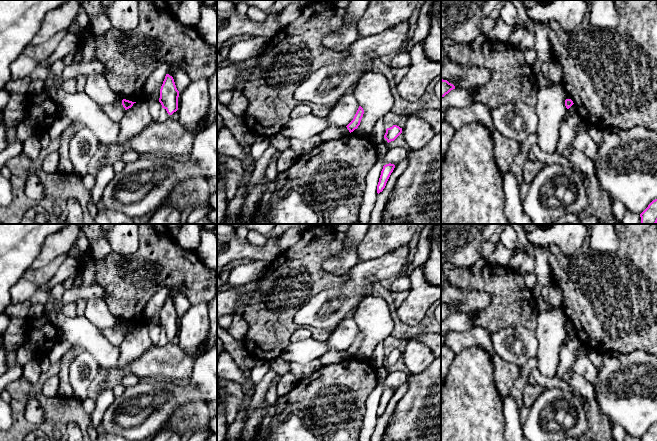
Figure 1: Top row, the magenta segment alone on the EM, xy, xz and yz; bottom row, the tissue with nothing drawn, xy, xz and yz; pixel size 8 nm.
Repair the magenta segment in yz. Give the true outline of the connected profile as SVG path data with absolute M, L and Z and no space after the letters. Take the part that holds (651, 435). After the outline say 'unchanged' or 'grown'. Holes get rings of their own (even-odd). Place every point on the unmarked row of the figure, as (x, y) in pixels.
M657 423L653 424L640 438L640 441L657 441Z | unchanged

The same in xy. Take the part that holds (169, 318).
M166 298L160 313L159 326L169 339L178 334L178 321L179 315L176 312L173 301Z | unchanged

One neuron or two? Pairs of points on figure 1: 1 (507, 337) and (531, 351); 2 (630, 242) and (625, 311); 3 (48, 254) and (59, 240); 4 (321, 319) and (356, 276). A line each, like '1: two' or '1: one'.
1: one
2: one
3: one
4: one

